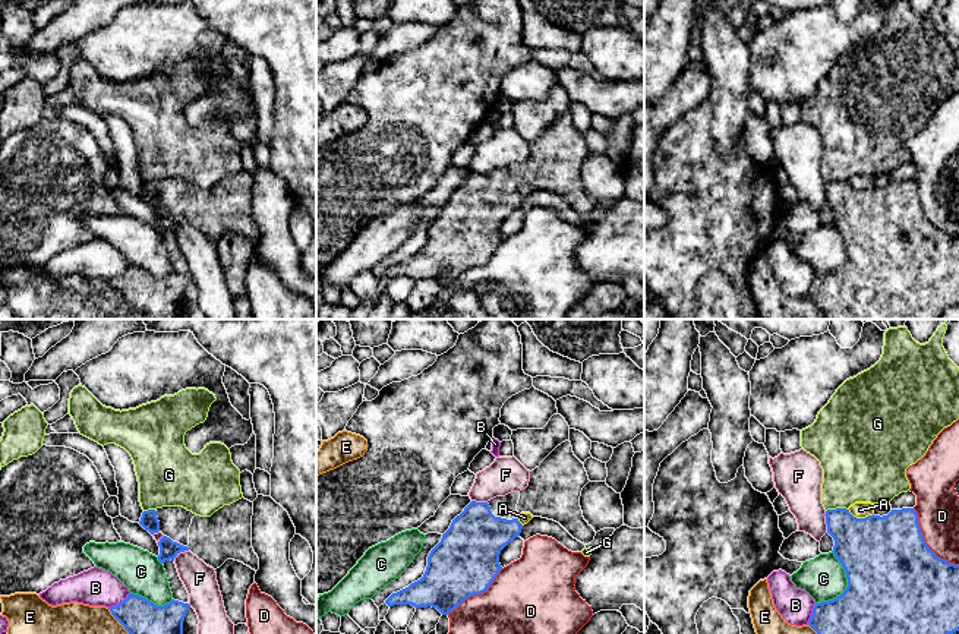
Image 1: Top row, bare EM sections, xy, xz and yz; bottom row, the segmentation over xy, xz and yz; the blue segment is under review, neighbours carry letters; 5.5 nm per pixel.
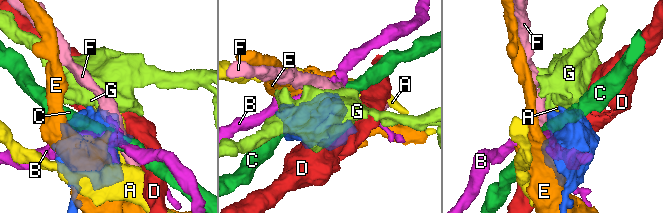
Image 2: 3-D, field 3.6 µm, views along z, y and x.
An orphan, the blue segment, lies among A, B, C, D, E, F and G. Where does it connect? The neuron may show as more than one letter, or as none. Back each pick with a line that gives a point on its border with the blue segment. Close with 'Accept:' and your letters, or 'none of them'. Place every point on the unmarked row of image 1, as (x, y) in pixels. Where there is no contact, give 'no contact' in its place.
Accept: none of them

